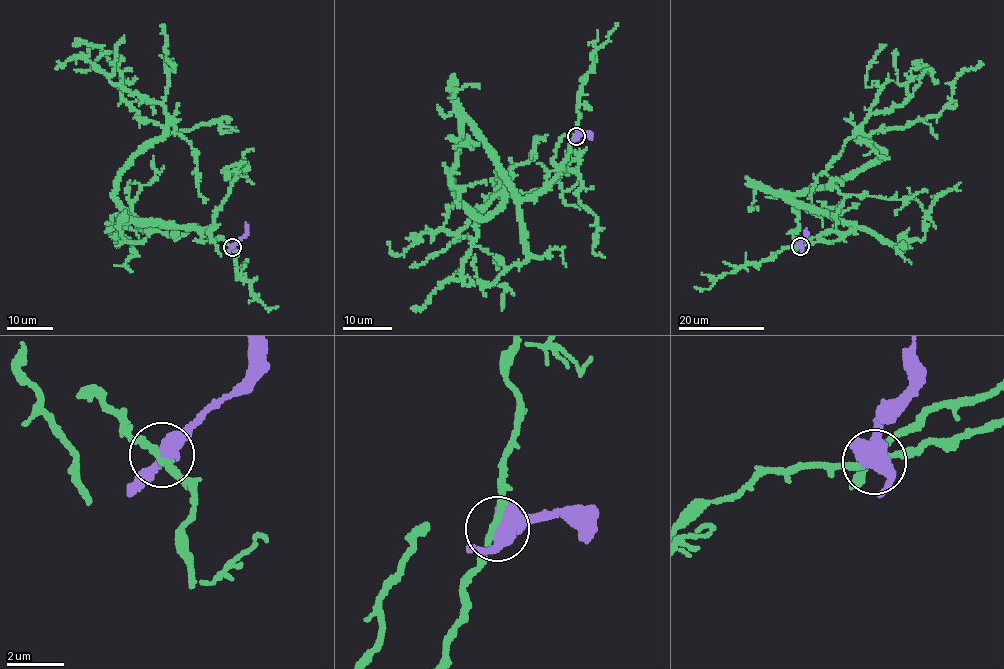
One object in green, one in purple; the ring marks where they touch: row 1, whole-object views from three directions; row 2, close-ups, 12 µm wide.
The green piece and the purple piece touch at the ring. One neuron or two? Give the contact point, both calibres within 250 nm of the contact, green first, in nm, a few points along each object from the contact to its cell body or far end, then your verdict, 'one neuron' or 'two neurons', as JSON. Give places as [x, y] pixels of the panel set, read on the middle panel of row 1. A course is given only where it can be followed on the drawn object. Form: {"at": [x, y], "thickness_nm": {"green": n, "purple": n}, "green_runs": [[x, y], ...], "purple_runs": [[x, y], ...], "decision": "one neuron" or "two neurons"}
{"at": [576, 136], "thickness_nm": {"green": 220, "purple": 550}, "green_runs": [[575, 136], [520, 198], [463, 122], [455, 197], [481, 218], [501, 203], [477, 221], [462, 279], [412, 308]], "purple_runs": [[575, 136], [588, 134]], "decision": "one neuron"}

